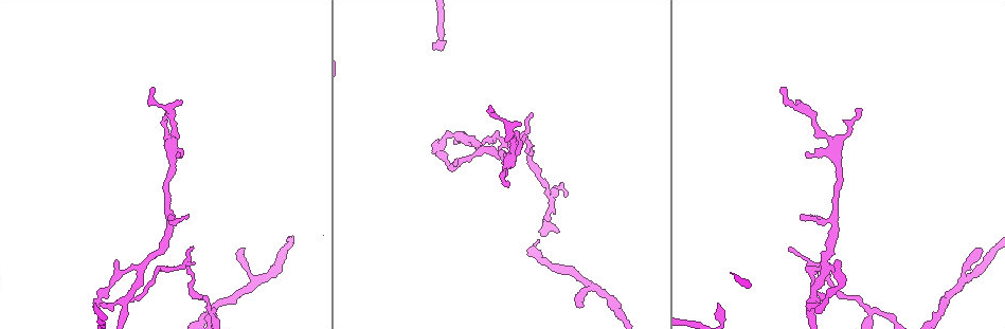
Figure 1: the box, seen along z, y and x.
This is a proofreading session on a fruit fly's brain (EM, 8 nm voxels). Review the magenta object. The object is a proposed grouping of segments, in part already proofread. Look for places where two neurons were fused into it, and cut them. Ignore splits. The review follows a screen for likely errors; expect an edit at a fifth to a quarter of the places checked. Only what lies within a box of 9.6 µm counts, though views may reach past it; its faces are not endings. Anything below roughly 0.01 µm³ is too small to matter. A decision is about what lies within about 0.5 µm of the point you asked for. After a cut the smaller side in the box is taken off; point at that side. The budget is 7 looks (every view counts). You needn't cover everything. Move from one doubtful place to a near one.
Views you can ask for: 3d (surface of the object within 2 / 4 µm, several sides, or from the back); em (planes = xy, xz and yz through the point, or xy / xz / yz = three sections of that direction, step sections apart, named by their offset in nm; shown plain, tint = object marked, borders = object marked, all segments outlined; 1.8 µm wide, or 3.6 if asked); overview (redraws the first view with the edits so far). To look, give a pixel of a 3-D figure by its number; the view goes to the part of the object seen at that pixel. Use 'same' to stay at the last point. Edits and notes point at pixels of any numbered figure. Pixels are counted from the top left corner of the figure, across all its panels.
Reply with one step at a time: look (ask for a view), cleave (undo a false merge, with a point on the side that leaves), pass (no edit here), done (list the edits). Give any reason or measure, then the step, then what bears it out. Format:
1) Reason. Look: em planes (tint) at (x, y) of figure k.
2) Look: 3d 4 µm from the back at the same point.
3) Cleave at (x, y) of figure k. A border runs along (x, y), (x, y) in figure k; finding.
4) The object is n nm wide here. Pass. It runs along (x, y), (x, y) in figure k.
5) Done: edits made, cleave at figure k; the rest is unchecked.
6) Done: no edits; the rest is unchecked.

Sharp bend. Look: em planes (borders) at (820, 281) of figure 1.

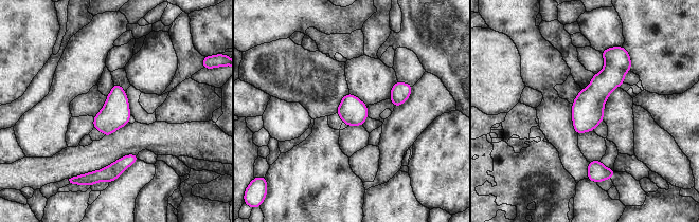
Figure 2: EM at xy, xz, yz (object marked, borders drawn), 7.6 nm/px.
Pass. It runs along (611, 52), (611, 75), (578, 130) in figure 2; continuous, no second neuron.

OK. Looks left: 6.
Sharp bend. Look: em planes (tint) at (595, 286) of figure 1.

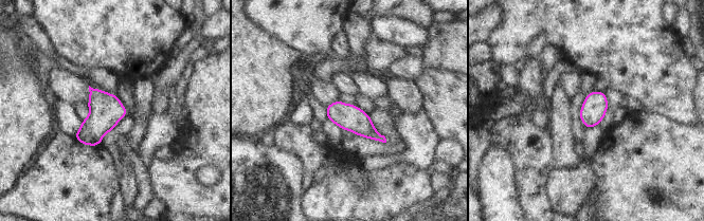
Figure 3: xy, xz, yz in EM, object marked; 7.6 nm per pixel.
The object is 190 nm wide here. Pass. One neuron here.

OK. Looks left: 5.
Three arms meet. Look: 3d 4 µm at (549, 197) of figure 1.

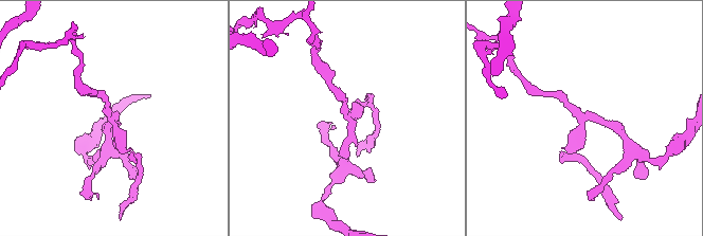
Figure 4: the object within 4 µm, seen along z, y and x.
3 arms meet here. Look: em yz step 16 (tint) at (112, 117) of figure 4.

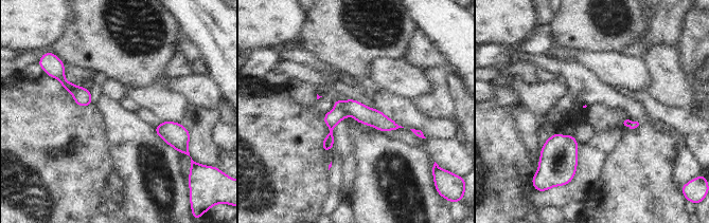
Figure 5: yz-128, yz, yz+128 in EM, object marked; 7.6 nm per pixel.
Cleave at (333, 117) of figure 5. A border runs along (335, 107), (340, 107), (348, 114) in figure 5; a second neuron is stuck on.

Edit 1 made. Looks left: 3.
Done: edits made, cleave at figure 5; the rest is unchecked.

